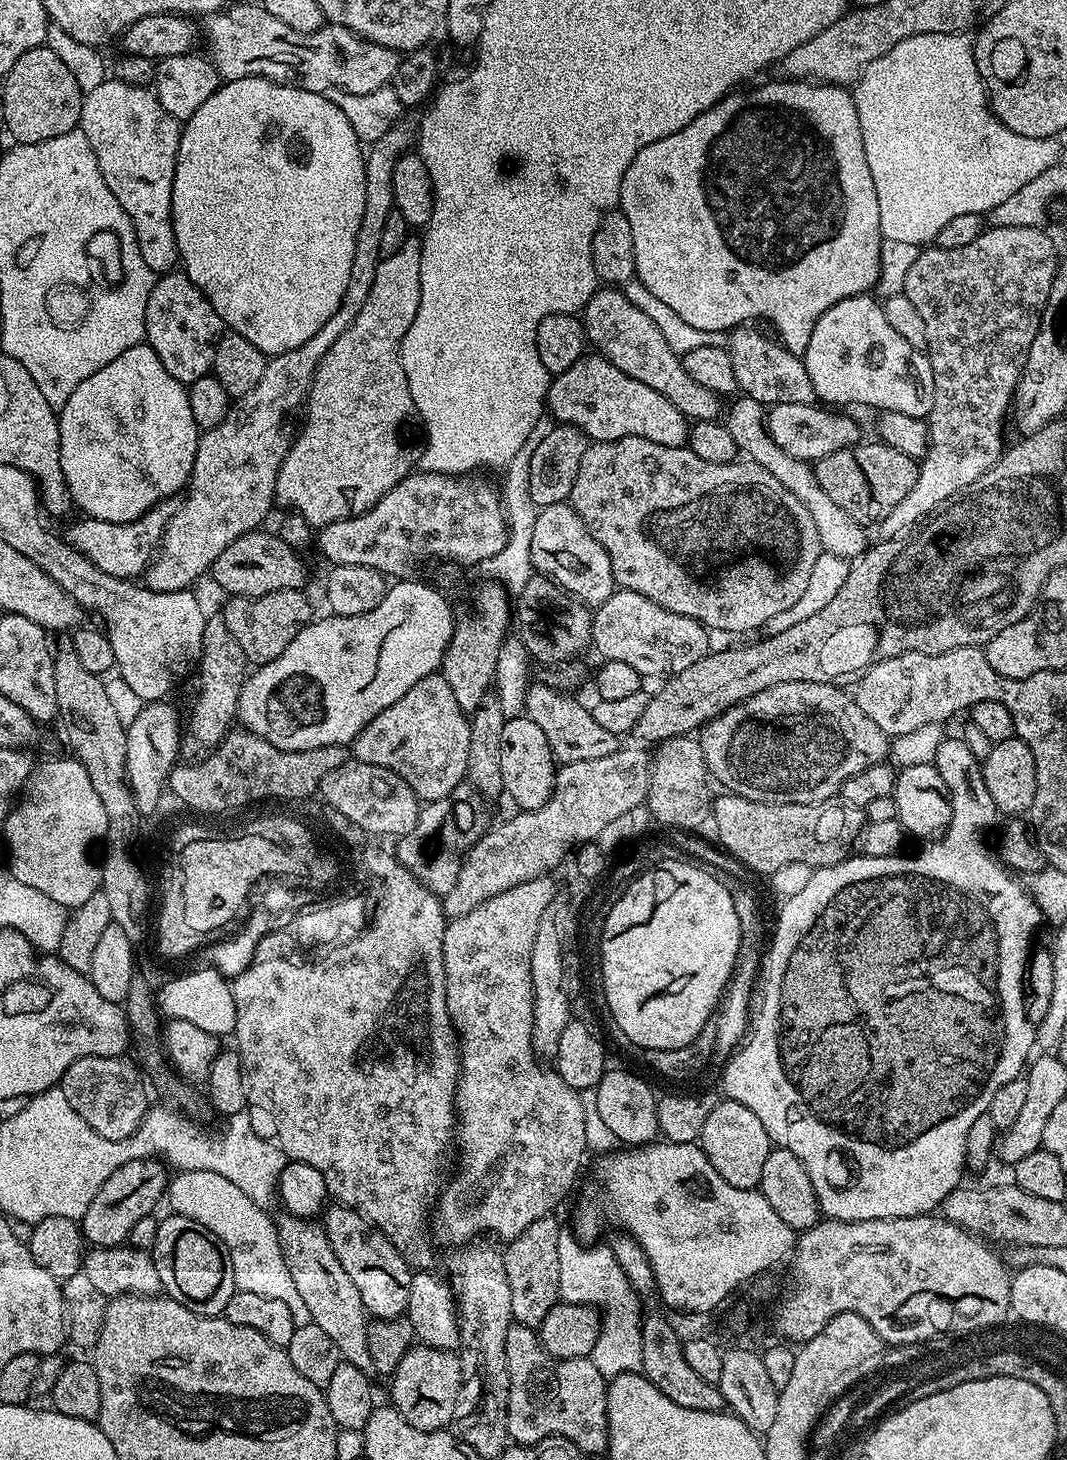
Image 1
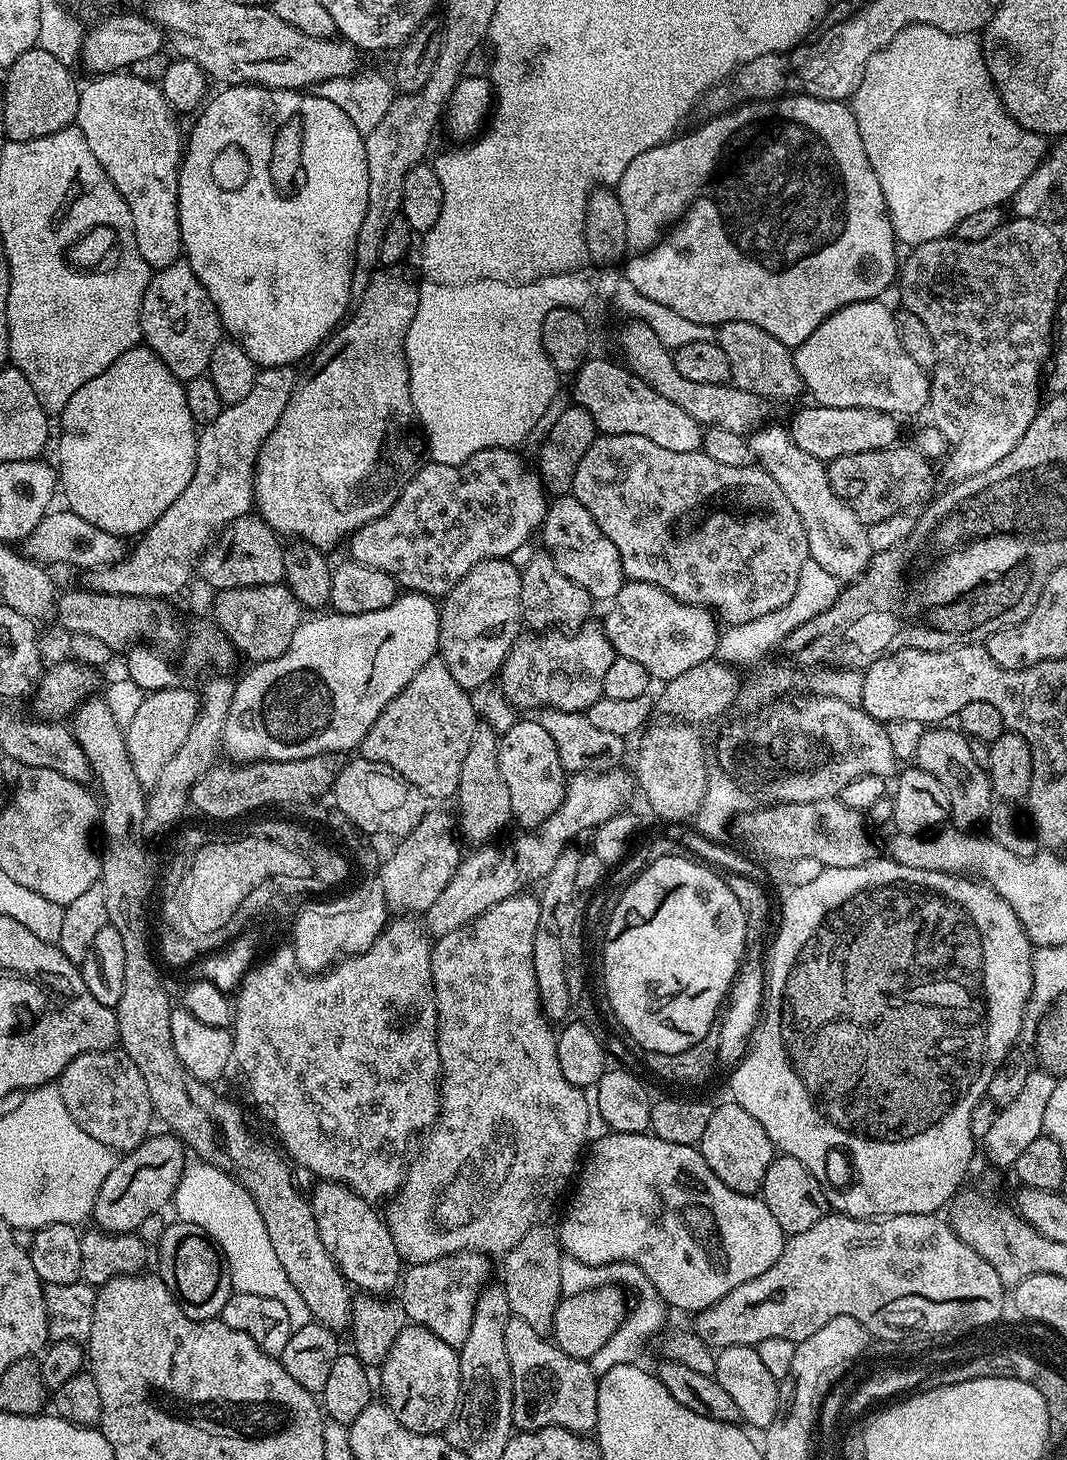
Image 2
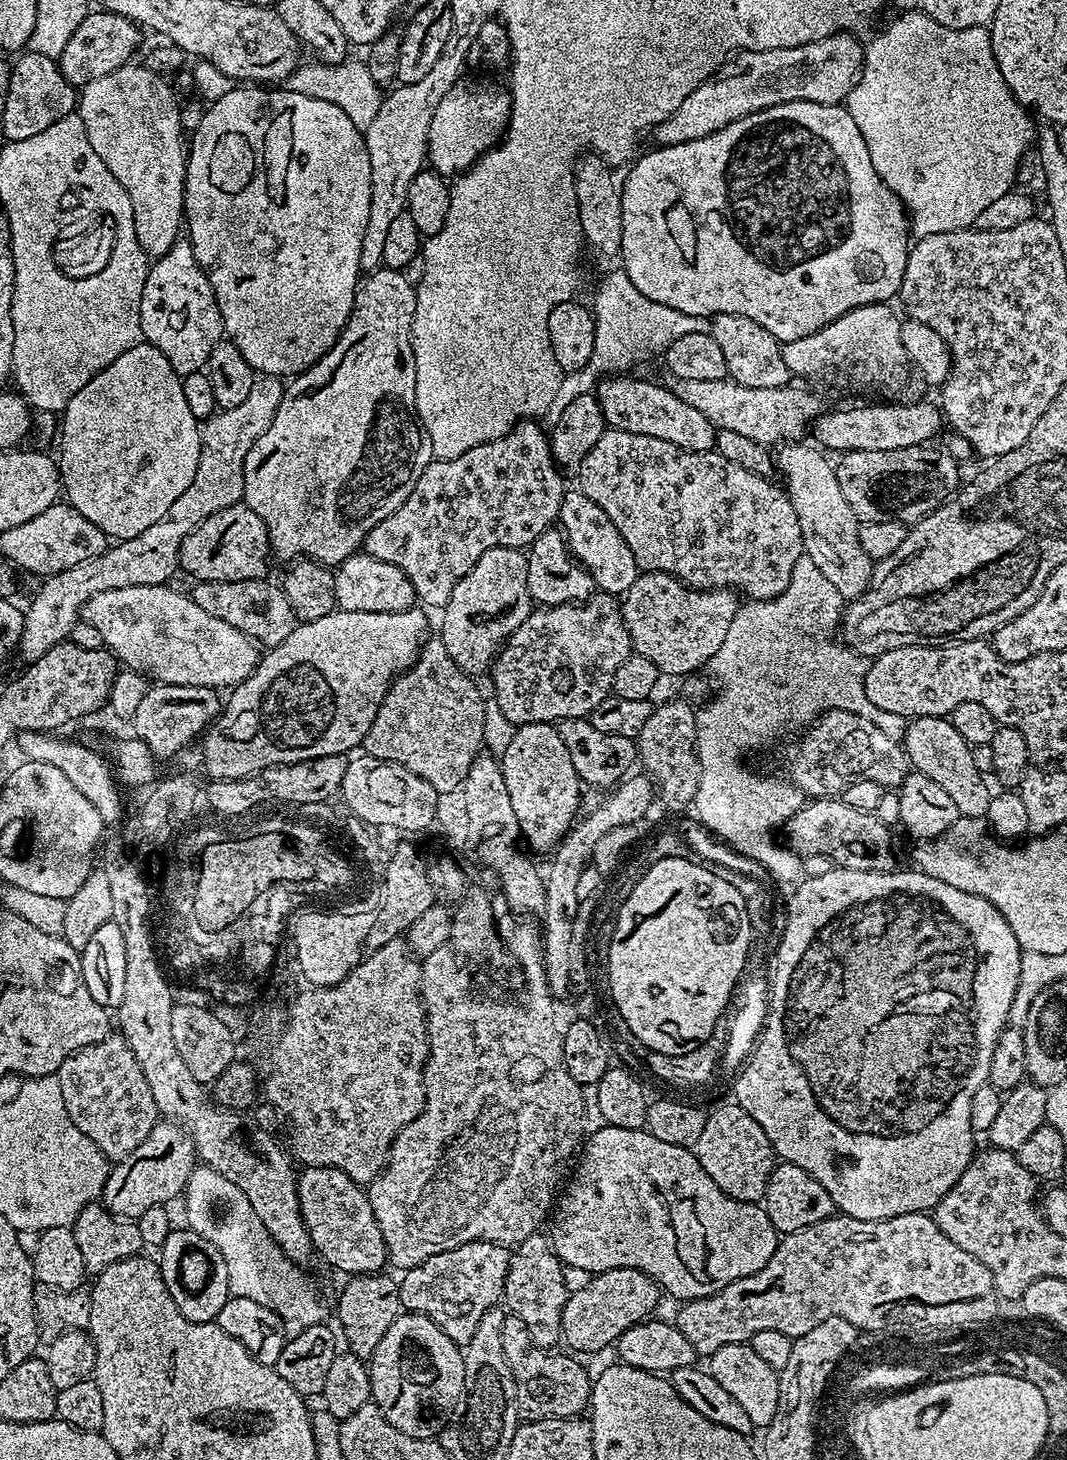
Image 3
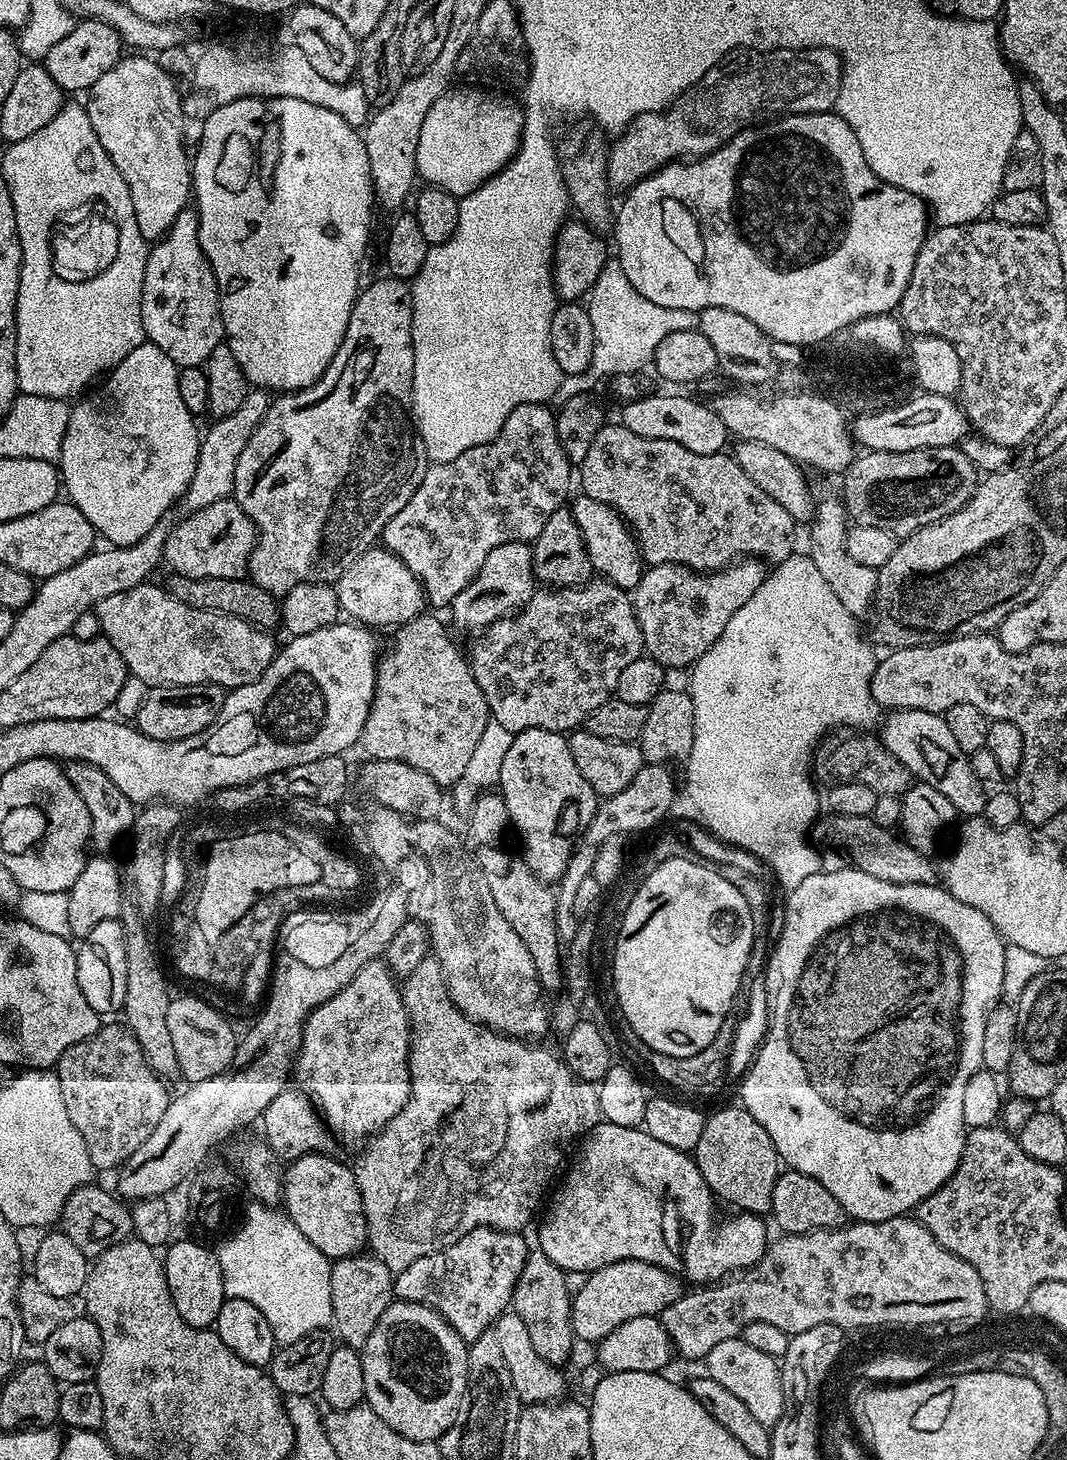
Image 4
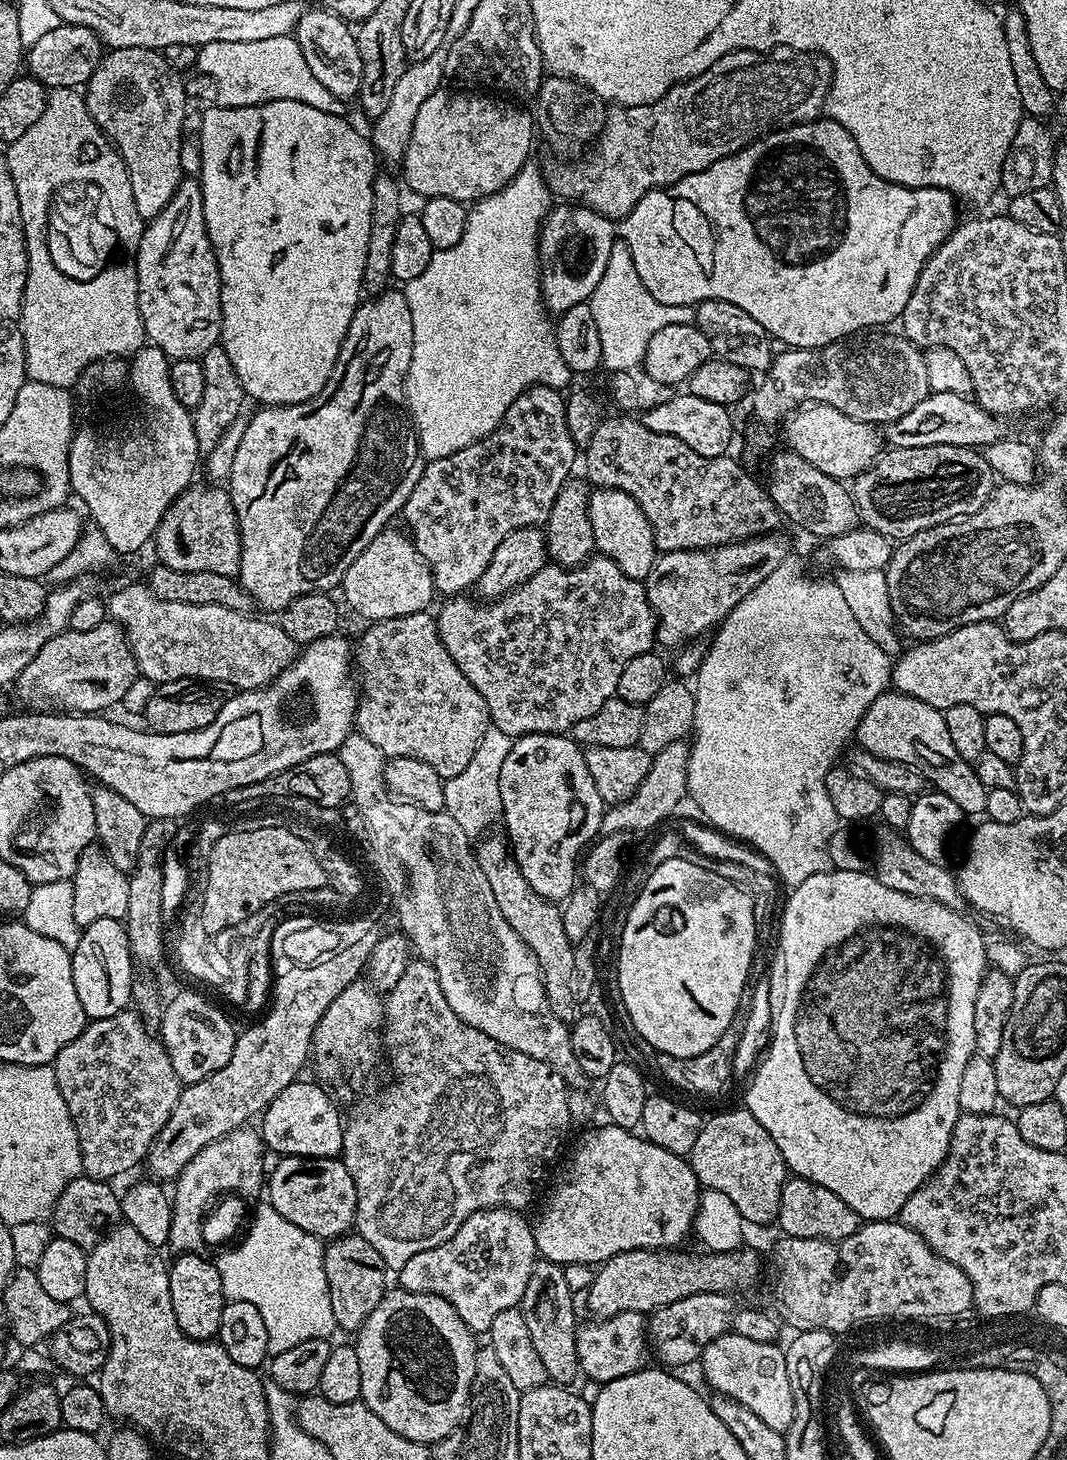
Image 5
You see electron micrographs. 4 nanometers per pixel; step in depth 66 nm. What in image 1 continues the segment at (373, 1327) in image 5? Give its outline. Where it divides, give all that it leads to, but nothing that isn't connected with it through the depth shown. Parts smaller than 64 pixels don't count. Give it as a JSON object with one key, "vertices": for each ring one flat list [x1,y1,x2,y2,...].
{"vertices":[[417,1343,398,1362,390,1377,392,1383,391,1407,396,1409,410,1426,427,1432,447,1429,456,1415,460,1378,460,1357,456,1352,447,1352]]}

